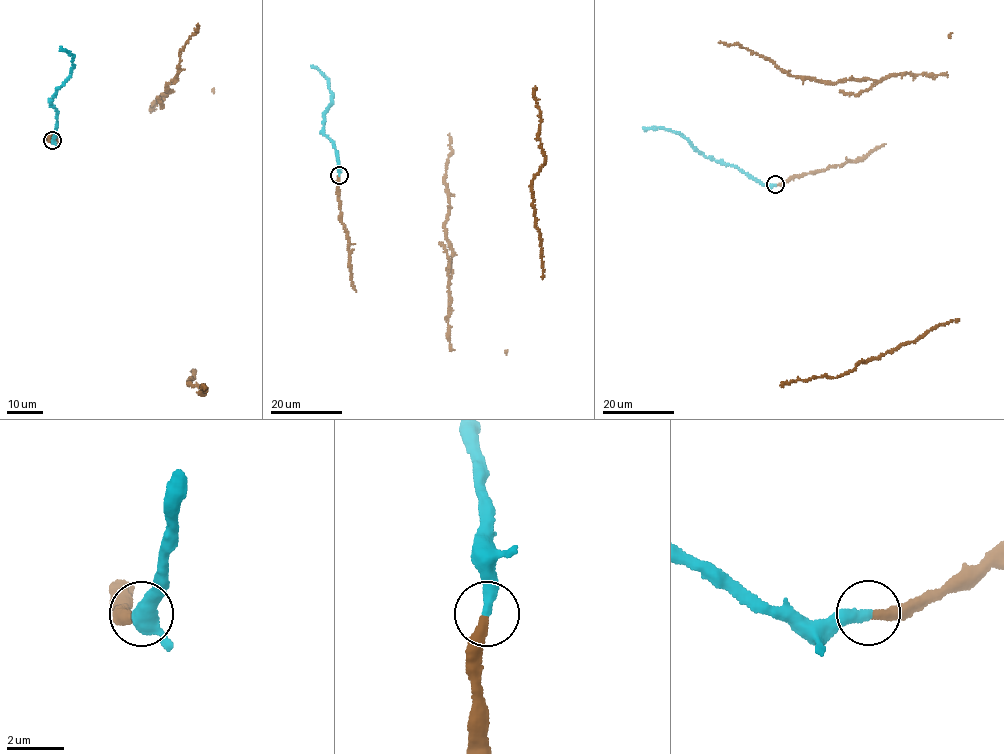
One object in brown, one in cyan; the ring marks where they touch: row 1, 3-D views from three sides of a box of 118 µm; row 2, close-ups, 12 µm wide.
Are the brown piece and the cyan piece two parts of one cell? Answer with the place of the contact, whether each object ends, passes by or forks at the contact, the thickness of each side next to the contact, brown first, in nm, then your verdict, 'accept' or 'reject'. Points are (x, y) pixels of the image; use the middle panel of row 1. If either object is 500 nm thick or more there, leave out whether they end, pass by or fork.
at (339, 175); brown ends there; cyan ends there; 360 nm thick on the brown side, 400 nm on the other; accept

